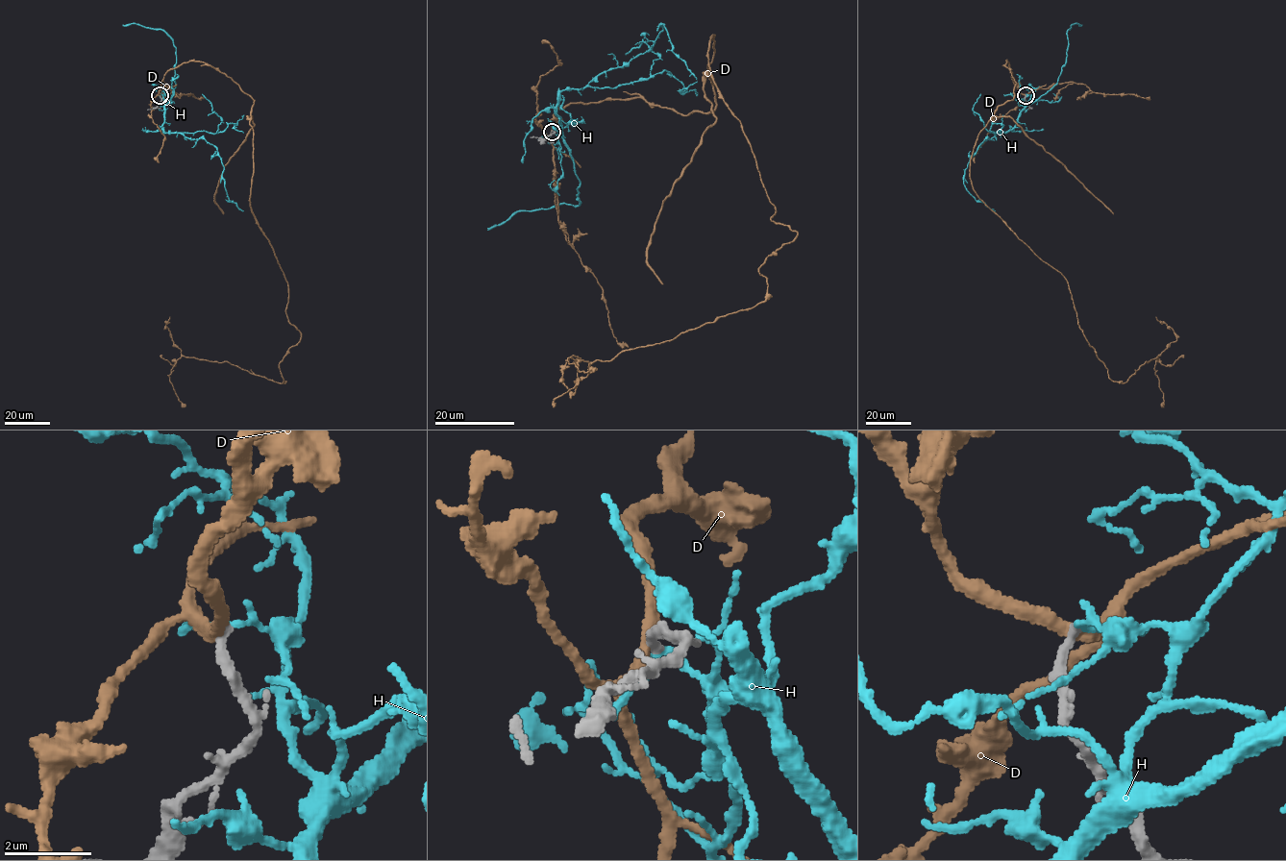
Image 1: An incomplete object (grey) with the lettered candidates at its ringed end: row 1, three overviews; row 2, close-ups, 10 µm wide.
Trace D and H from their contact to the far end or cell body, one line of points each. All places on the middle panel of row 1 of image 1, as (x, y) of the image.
D: (552, 132), (571, 103), (710, 112), (715, 35), (710, 77), (797, 233), (764, 300), (568, 358), (596, 368)
H: (553, 132), (557, 140), (563, 90), (582, 89), (653, 47), (660, 26), (697, 80)

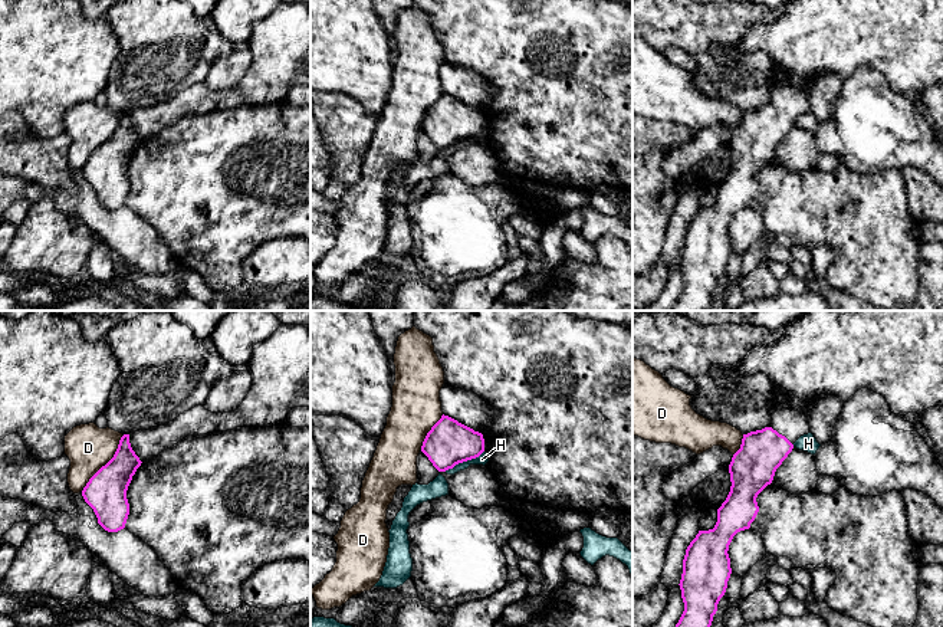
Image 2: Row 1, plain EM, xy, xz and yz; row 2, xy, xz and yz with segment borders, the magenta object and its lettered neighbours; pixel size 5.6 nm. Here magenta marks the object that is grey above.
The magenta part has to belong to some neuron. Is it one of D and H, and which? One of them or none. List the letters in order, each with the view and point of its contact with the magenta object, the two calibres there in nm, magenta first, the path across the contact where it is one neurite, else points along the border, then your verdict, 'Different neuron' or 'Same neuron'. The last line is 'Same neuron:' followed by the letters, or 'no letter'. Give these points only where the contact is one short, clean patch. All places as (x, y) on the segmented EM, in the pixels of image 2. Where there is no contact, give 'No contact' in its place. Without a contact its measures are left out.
D: Touches magenta at xy (107, 463). Thickness 240 nm (magenta) against 260 nm. Boundary: xy (124, 435), (115, 453), (81, 491). Different neuron
H: Touches magenta at xz (463, 460). Thickness 260 nm (magenta) against 60 nm. Boundary: xz (483, 450), (477, 456), (459, 462), (444, 470). Different neuron
Same neuron: no letter

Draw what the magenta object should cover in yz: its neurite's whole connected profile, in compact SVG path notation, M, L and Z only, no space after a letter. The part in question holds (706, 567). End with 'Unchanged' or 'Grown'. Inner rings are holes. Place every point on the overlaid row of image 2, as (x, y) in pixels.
M809 311L789 322L782 337L770 344L752 348L736 371L713 368L710 375L719 378L750 377L763 372L770 378L776 400L772 406L769 427L743 434L740 449L729 464L730 492L717 509L717 522L713 529L699 531L686 549L680 580L684 611L676 627L710 627L717 604L724 595L732 574L729 545L733 536L750 528L759 506L758 495L772 483L776 469L794 449L794 443L809 431L808 404L821 394L835 395L844 403L861 388L881 394L891 413L906 416L943 406L943 311Z. Grown

